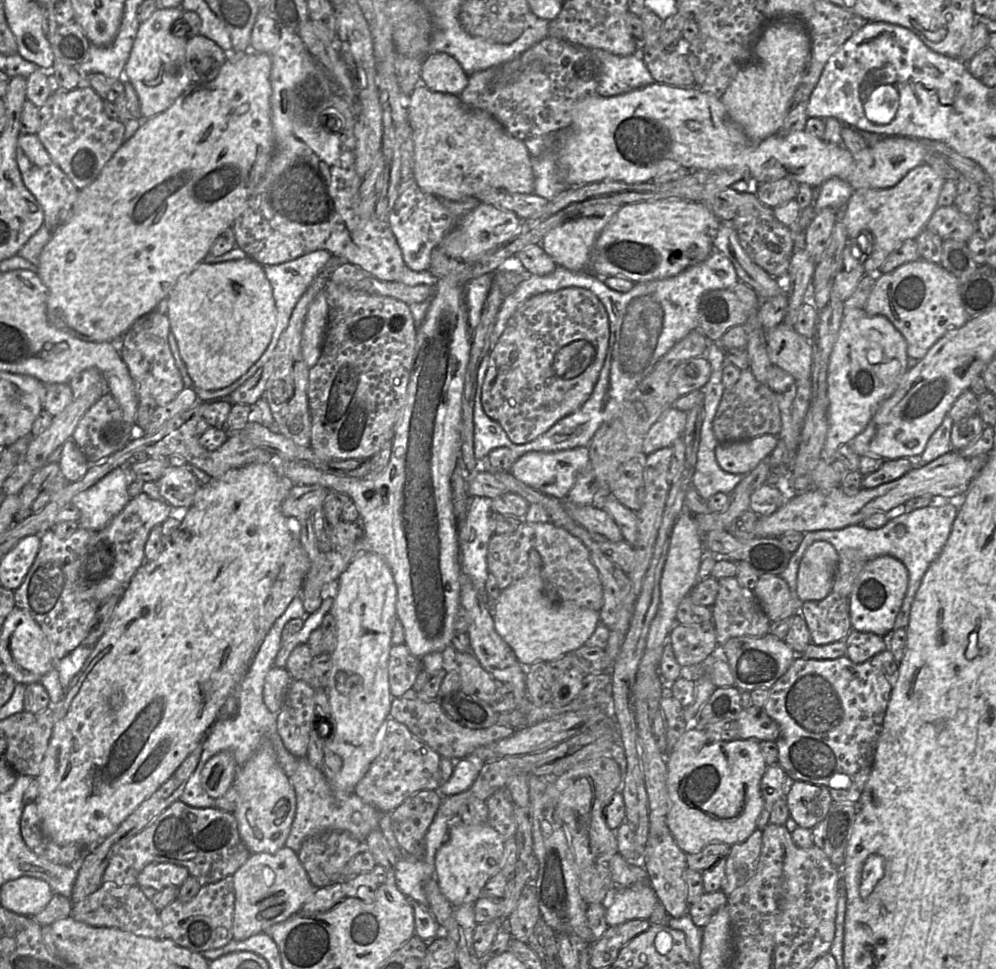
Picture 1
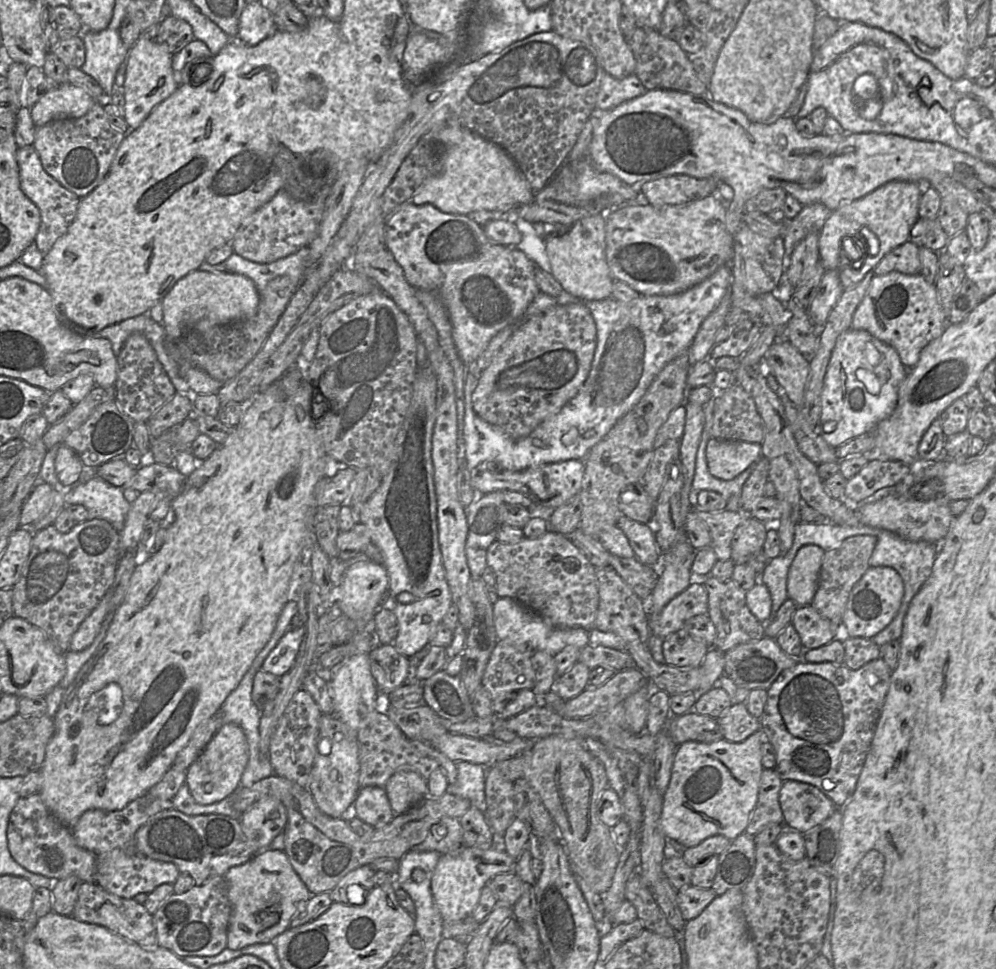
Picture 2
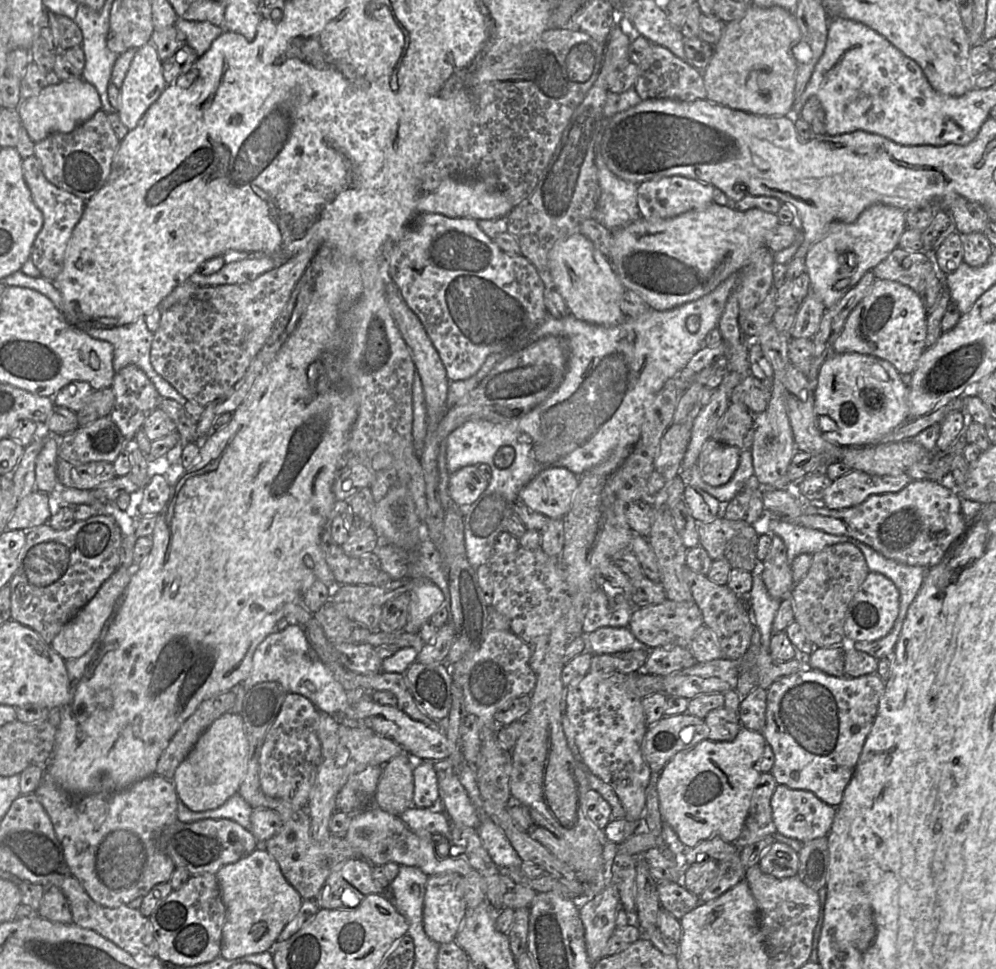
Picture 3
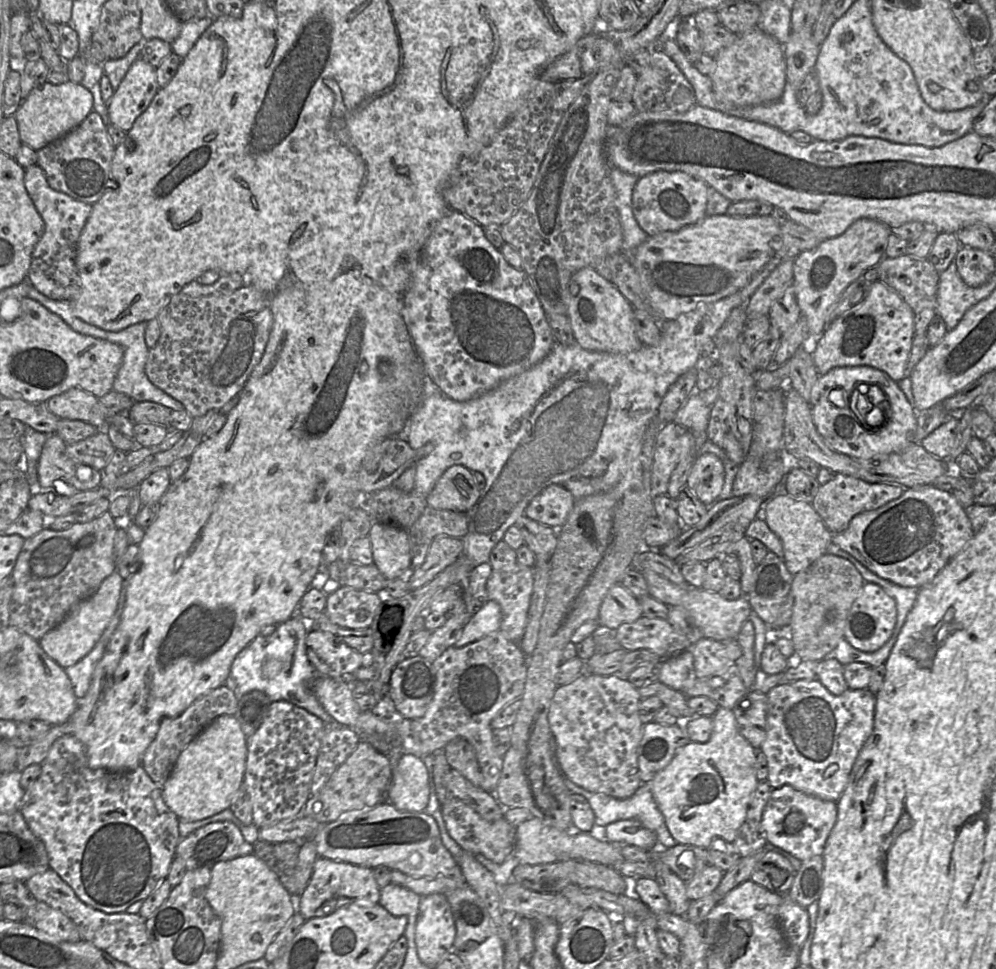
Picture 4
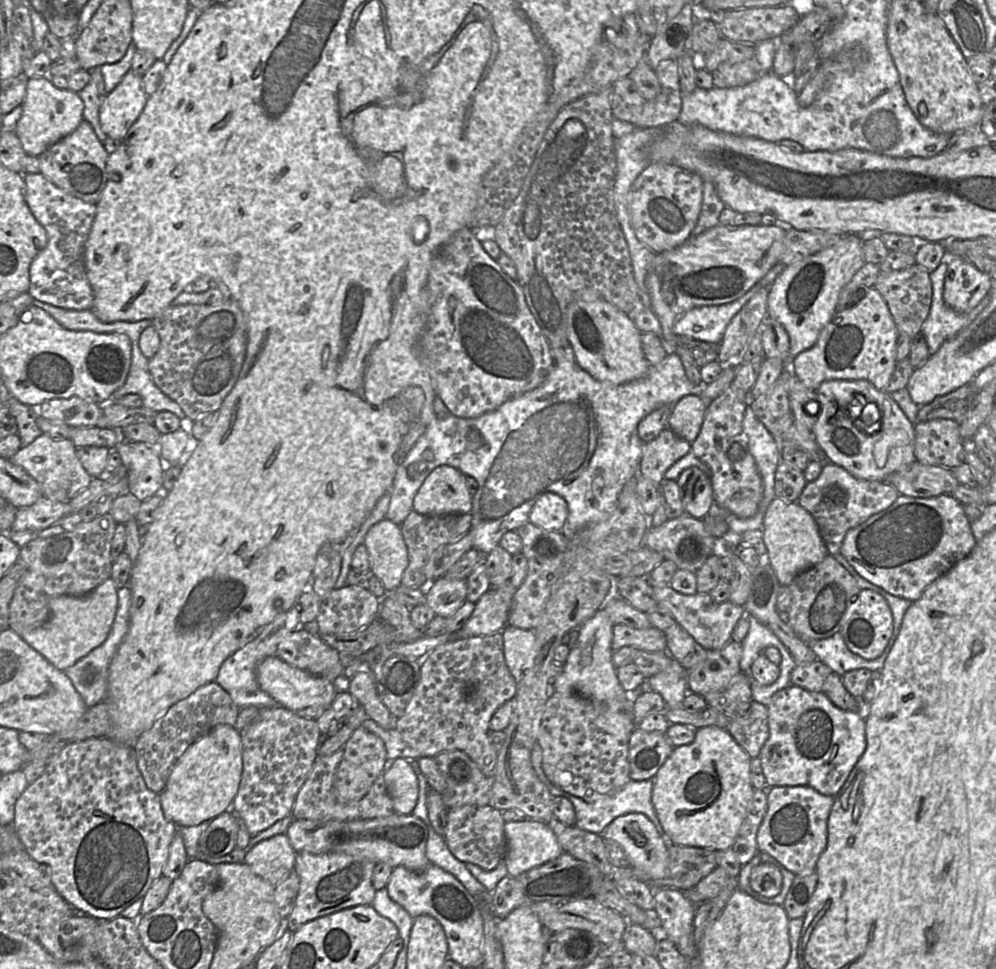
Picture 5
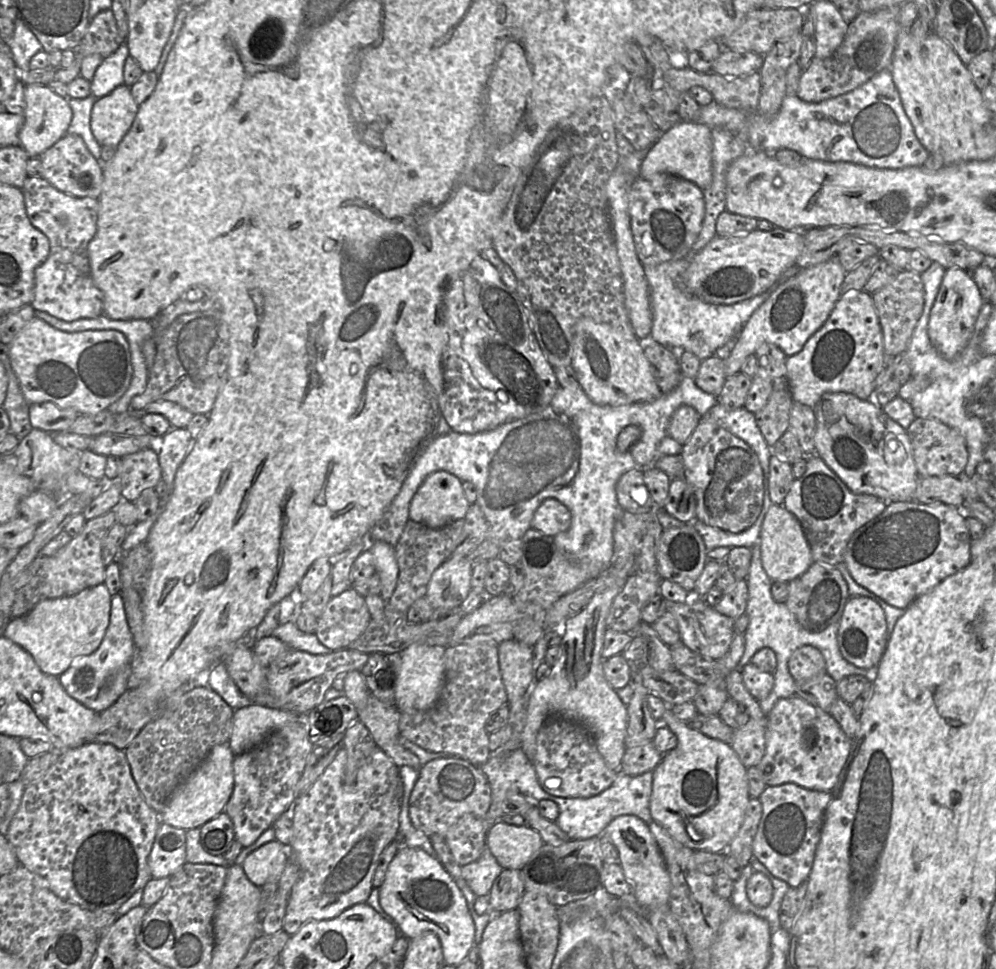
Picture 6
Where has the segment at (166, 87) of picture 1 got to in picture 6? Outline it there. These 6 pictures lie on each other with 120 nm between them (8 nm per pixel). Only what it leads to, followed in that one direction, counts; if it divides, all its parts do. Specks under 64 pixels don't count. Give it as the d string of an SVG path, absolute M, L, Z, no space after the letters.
M124 83L98 98L92 107L90 120L97 142L101 146L118 146L130 129L138 108L130 87Z

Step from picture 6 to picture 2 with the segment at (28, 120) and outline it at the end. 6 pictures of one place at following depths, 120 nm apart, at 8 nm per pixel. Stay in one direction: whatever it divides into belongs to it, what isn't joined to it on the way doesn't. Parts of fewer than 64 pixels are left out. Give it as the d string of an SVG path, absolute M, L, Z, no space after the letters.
M63 83L48 90L31 107L31 116L34 124L39 127L52 120L81 117L95 102L83 88Z

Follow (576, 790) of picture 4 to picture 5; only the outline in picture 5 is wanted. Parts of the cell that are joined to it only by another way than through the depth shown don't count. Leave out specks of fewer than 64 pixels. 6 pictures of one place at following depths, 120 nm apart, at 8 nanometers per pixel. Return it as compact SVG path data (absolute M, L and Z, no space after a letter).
M537 743L535 744L531 754L531 761L537 775L548 786L550 794L554 797L565 797L572 802L576 814L576 821L574 825L575 827L588 832L602 834L604 829L615 818L628 813L642 813L646 815L649 820L651 820L651 822L655 825L658 833L663 838L663 840L669 842L668 836L662 828L652 804L653 779L647 779L642 781L631 780L621 789L613 793L608 793L604 796L598 797L592 802L587 802L579 797L564 792L545 777L542 768L542 748Z

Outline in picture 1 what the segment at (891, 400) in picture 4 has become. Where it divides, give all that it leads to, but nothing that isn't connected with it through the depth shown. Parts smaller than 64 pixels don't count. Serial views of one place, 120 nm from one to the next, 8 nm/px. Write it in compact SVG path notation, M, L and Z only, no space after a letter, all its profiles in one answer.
M864 309L843 314L828 364L828 430L823 458L835 460L836 450L865 430L881 403L897 390L908 371L907 363L907 343L885 316L870 316Z

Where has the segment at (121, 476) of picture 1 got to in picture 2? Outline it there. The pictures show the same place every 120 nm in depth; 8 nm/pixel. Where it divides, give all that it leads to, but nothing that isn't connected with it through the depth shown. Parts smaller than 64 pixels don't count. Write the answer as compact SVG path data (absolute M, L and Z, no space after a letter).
M95 476L77 483L65 497L65 505L80 504L88 511L87 520L99 518L108 521L120 532L124 528L130 503L124 498L123 488Z

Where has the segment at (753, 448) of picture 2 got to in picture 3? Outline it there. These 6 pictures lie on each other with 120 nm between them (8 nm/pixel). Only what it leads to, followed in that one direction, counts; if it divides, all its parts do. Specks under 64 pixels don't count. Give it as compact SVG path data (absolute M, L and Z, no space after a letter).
M710 438L696 463L702 480L714 487L727 483L739 465L741 451L738 447Z

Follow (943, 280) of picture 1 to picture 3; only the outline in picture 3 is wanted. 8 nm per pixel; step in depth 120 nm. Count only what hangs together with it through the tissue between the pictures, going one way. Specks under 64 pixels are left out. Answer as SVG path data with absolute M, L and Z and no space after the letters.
M875 279L868 294L848 316L841 334L832 346L832 353L855 352L875 356L890 362L899 374L912 375L919 358L926 350L927 315L928 313L917 292L898 282Z

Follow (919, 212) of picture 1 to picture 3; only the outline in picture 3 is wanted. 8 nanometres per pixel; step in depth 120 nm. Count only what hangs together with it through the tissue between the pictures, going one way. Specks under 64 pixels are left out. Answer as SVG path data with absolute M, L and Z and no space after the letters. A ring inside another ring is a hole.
M874 204L865 209L854 223L832 222L827 227L824 236L811 246L804 258L810 279L810 294L816 295L826 309L838 303L861 280L866 272L873 271L880 262L898 247L901 235L907 228L905 216L906 212L902 209L883 204ZM846 253L855 255L856 265L853 268L850 268L847 264L847 258L844 257Z

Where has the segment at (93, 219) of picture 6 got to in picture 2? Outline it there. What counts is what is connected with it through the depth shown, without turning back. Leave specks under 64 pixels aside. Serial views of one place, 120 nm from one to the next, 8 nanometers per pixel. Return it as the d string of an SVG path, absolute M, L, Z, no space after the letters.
M33 145L18 148L17 161L20 169L20 183L23 192L40 210L41 223L35 242L39 250L47 254L55 242L67 231L73 222L80 198L62 186L53 176L48 174L41 163Z

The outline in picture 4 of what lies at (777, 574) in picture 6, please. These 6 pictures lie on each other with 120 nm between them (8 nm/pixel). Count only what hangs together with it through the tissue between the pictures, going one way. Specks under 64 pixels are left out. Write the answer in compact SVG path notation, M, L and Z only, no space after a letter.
M785 492L777 493L765 501L763 521L780 540L784 563L793 576L825 554L826 548L832 542L833 534L826 528L811 503L797 500Z

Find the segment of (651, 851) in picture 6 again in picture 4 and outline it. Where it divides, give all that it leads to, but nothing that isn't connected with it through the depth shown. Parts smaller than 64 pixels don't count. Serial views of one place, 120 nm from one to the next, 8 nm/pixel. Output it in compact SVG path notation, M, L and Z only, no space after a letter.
M633 819L608 824L603 829L603 837L610 842L637 846L647 852L658 844L656 834Z

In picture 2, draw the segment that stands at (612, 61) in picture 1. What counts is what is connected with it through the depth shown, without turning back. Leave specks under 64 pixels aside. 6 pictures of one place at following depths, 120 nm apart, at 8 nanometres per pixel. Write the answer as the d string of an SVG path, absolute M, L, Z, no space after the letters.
M605 72L596 107L608 111L628 100L643 95L646 91L635 73L623 79L616 79Z

